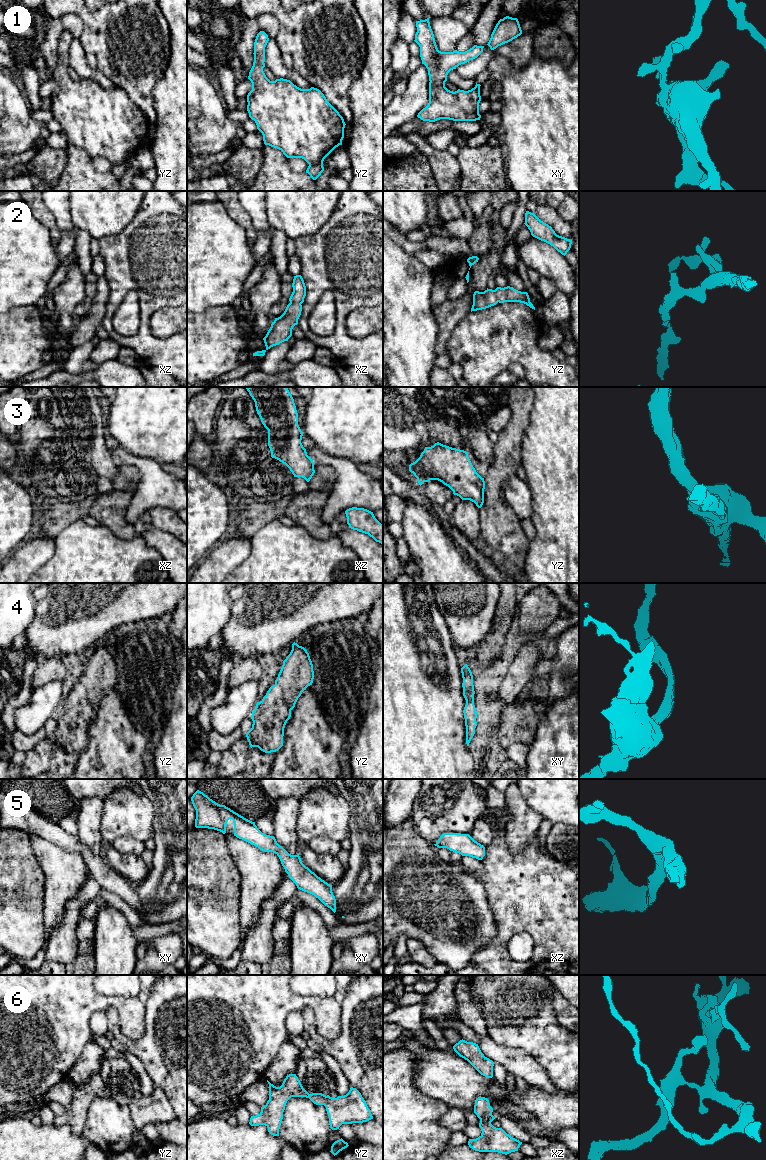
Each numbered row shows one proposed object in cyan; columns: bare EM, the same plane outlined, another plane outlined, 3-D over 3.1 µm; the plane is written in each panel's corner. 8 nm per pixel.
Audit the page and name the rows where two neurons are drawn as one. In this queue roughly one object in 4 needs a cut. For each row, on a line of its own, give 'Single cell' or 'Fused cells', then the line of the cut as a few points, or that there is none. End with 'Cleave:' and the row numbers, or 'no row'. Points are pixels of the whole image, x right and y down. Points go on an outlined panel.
1: Single cell. No split
2: Single cell. No split
3: Single cell. No split
4: Single cell. No split
5: Single cell. No split
6: Single cell. No split
Cleave: no row

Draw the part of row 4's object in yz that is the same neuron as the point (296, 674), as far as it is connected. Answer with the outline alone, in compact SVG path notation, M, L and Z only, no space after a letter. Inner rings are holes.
M297 643L292 644L290 654L283 661L283 665L275 680L260 702L257 702L252 712L252 728L246 733L250 747L258 747L265 753L278 751L283 746L284 728L291 717L291 710L295 707L302 692L314 679L313 664L307 650Z

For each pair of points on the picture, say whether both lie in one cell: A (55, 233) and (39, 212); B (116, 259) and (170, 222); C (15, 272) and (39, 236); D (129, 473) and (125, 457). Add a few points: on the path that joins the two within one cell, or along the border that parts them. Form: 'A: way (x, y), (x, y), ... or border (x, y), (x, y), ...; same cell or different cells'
A: way (53, 228), (44, 217); same cell
B: way (129, 259), (133, 259), (157, 235); same cell
C: way (15, 263), (15, 260), (30, 245); same cell
D: border (118, 462), (132, 465), (138, 471), (138, 485); different cells

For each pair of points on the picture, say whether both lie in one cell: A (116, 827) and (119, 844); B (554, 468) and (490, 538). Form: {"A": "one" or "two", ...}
{"A": "two", "B": "two"}

